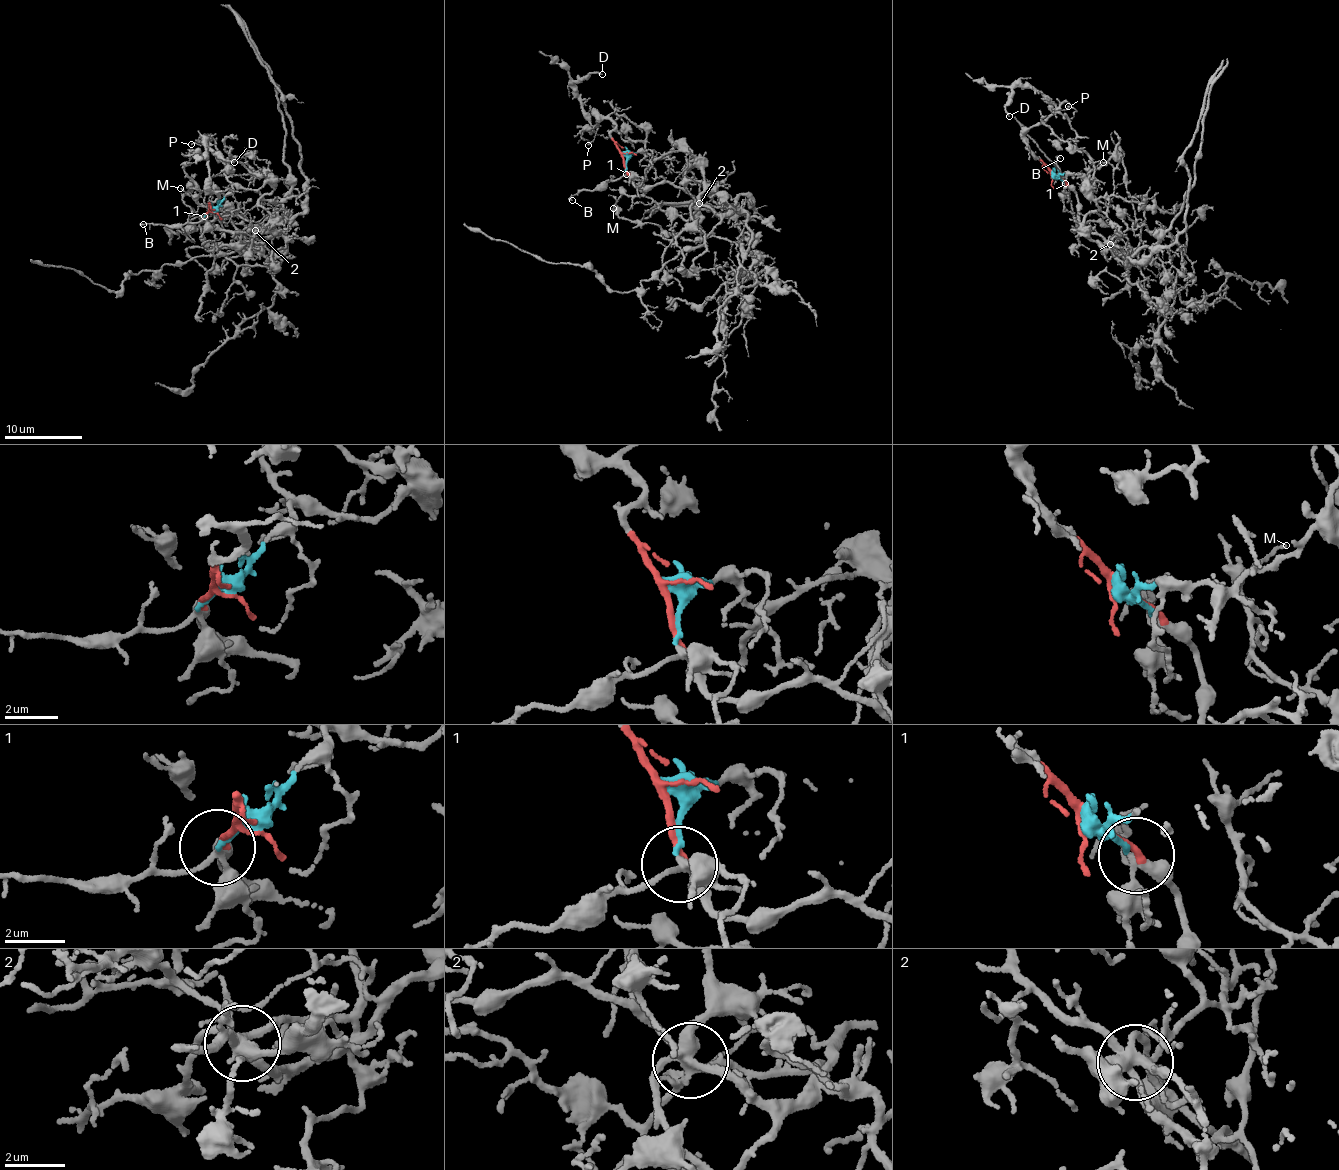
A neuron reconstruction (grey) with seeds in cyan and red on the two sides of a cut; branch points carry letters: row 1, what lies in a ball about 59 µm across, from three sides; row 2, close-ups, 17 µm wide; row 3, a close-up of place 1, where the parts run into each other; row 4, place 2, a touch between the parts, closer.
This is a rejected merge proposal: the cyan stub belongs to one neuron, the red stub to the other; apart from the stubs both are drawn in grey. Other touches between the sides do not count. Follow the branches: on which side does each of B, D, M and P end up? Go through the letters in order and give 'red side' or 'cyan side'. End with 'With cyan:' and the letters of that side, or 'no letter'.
B: red side
D: red side
M: cyan side
P: red side
With cyan: M

